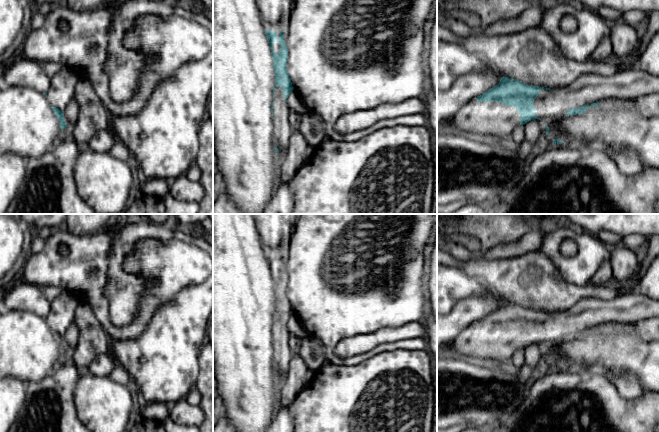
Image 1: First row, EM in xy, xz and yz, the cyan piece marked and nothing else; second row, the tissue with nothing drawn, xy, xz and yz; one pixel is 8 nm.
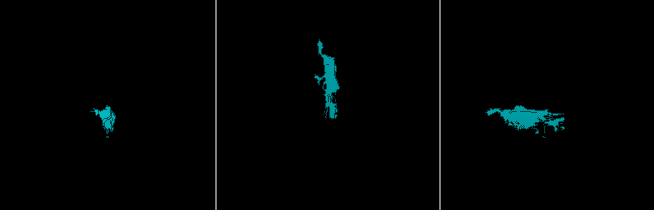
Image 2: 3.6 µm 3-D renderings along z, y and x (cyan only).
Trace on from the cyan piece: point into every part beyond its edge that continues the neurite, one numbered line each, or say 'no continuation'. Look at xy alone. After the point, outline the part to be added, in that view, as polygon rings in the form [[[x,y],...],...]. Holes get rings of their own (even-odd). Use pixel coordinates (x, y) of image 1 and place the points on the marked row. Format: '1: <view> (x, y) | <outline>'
1: xy (62, 86) | [[[65,66],[58,74],[50,78],[50,88],[46,97],[49,104],[64,111],[67,103],[74,98],[78,78],[76,72]]]

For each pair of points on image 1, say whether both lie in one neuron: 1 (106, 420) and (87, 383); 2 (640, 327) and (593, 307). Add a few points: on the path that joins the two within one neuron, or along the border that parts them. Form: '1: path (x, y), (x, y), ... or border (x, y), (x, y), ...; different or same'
1: path (106, 411), (106, 408), (91, 392); same
2: border (648, 318), (639, 320), (633, 326); different

